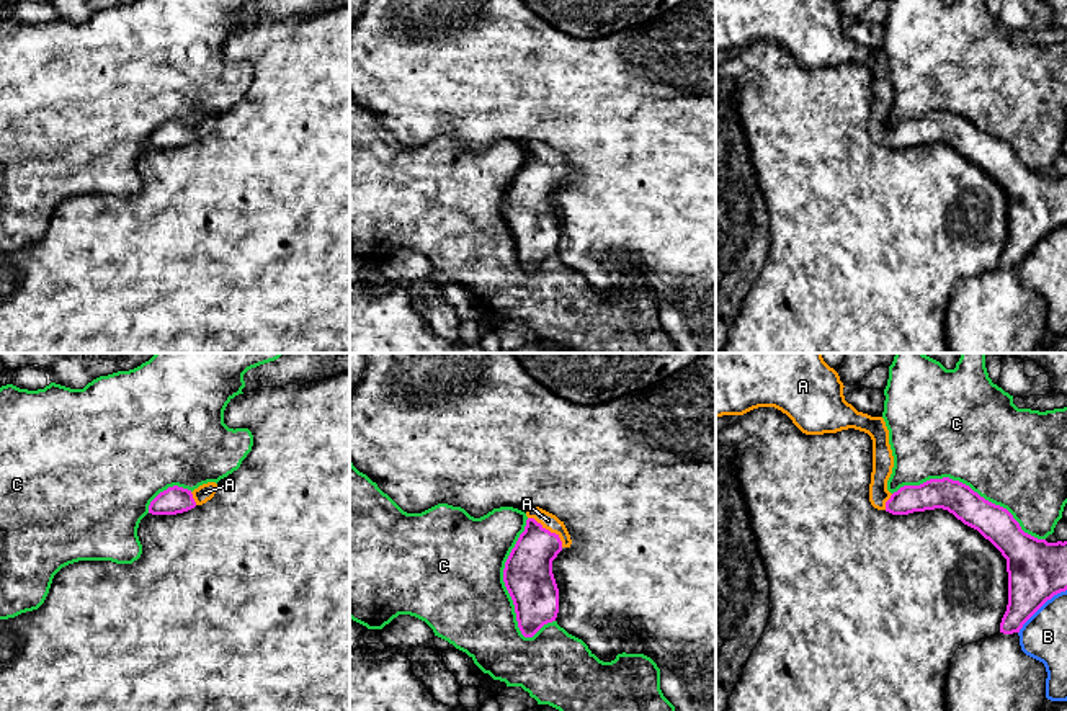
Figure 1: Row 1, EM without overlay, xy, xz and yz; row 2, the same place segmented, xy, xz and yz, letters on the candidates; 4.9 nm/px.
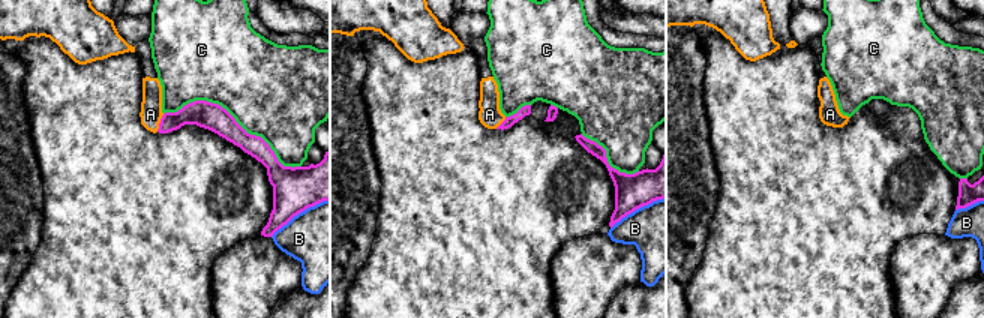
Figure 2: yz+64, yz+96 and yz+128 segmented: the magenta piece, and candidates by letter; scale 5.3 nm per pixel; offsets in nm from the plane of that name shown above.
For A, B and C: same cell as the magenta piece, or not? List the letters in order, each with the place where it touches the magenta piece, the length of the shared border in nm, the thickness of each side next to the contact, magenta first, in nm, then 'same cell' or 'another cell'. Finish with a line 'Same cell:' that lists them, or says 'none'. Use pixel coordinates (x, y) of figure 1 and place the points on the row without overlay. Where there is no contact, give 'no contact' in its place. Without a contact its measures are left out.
A: xz (548, 164) | 220 nm | 240/80 nm | same cell
B: yz (1040, 241) | 320 nm | 280/220 nm | another cell
C: yz (969, 121) | 800 nm | 180/480 nm | another cell
Same cell: A

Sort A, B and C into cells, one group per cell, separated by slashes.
A / B / C

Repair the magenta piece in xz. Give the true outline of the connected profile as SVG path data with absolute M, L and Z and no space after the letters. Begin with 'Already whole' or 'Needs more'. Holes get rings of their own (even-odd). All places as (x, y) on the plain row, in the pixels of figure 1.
Needs more. M533 141L526 144L526 160L511 183L503 216L513 234L516 255L525 271L533 271L544 258L556 255L559 222L552 195L572 173L556 149Z

